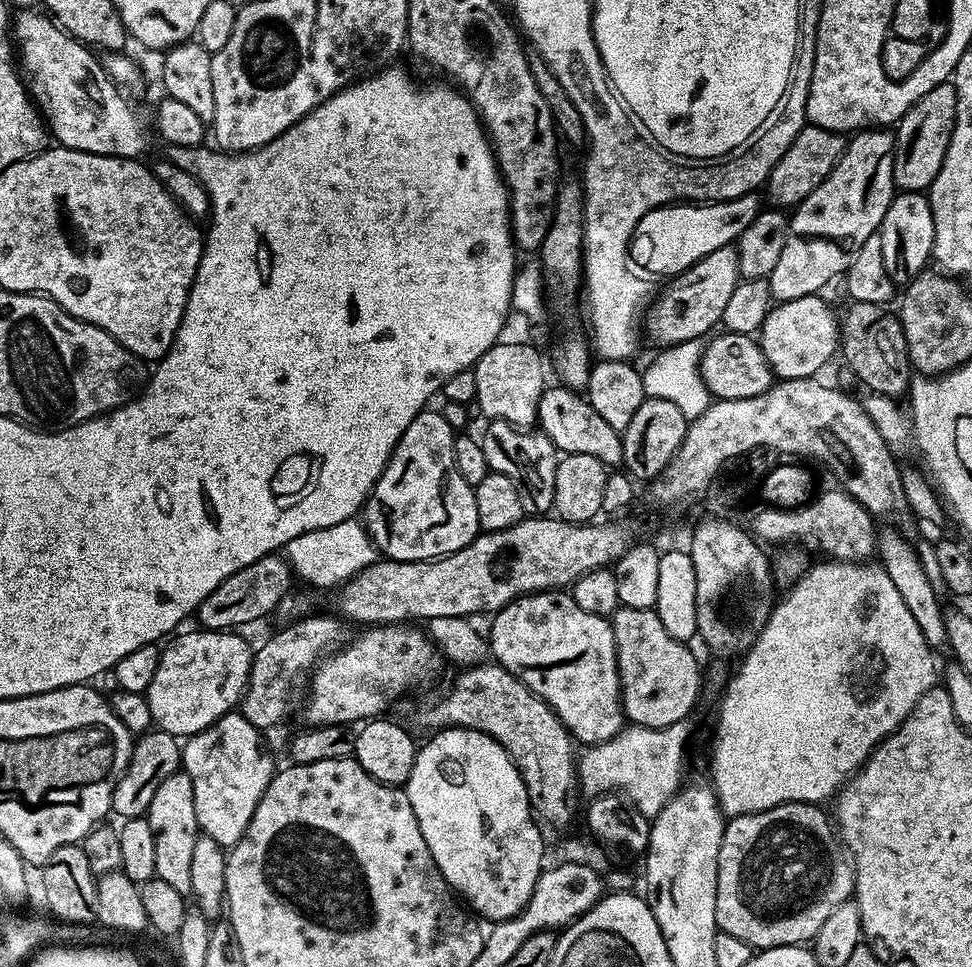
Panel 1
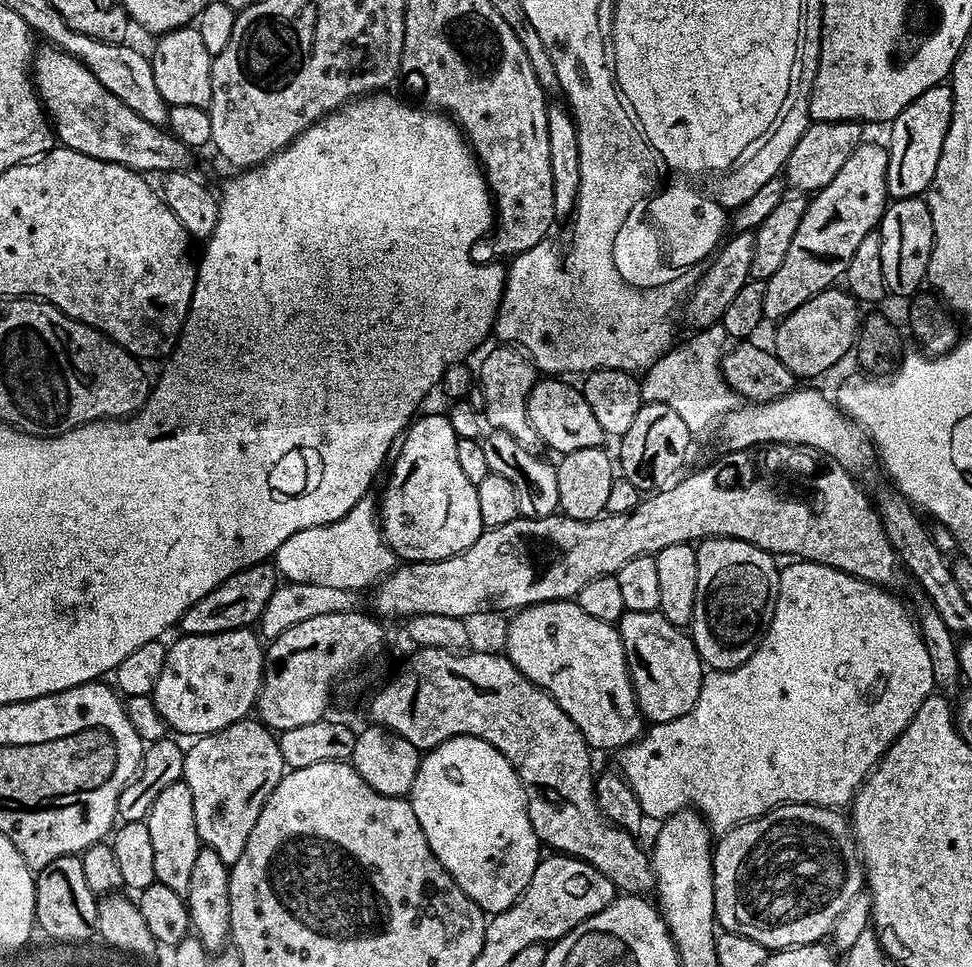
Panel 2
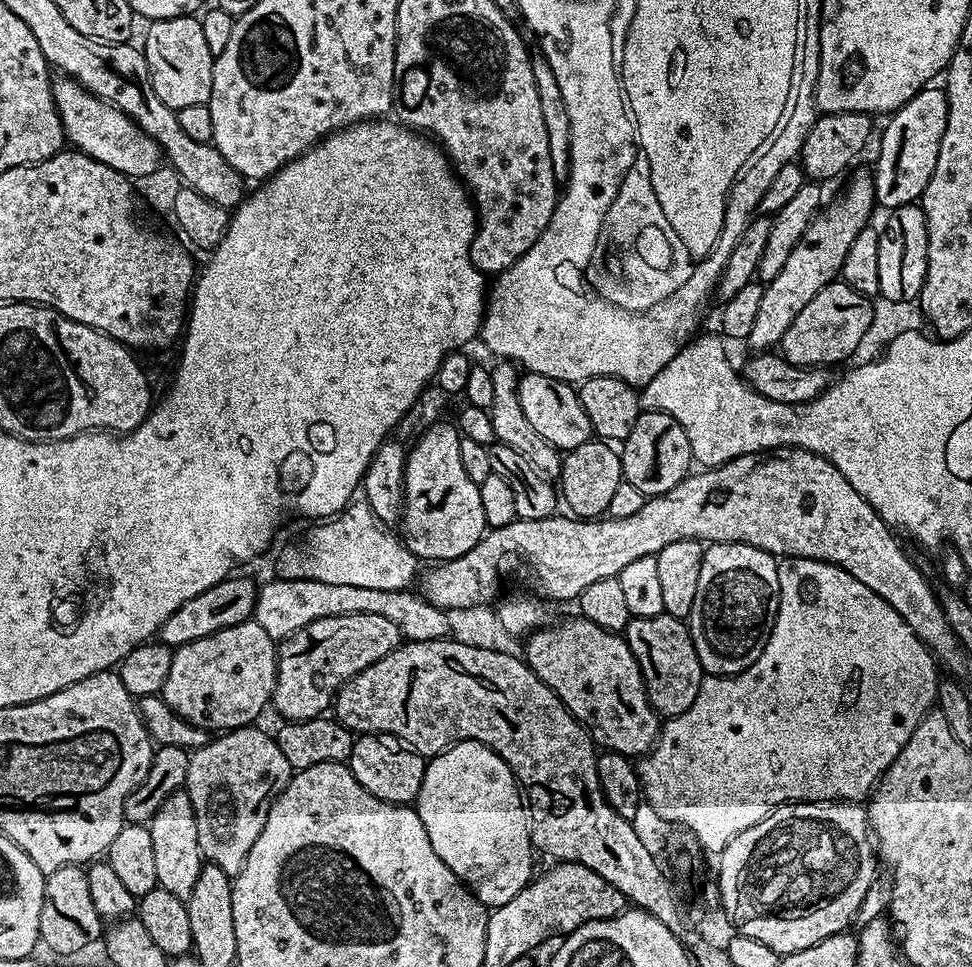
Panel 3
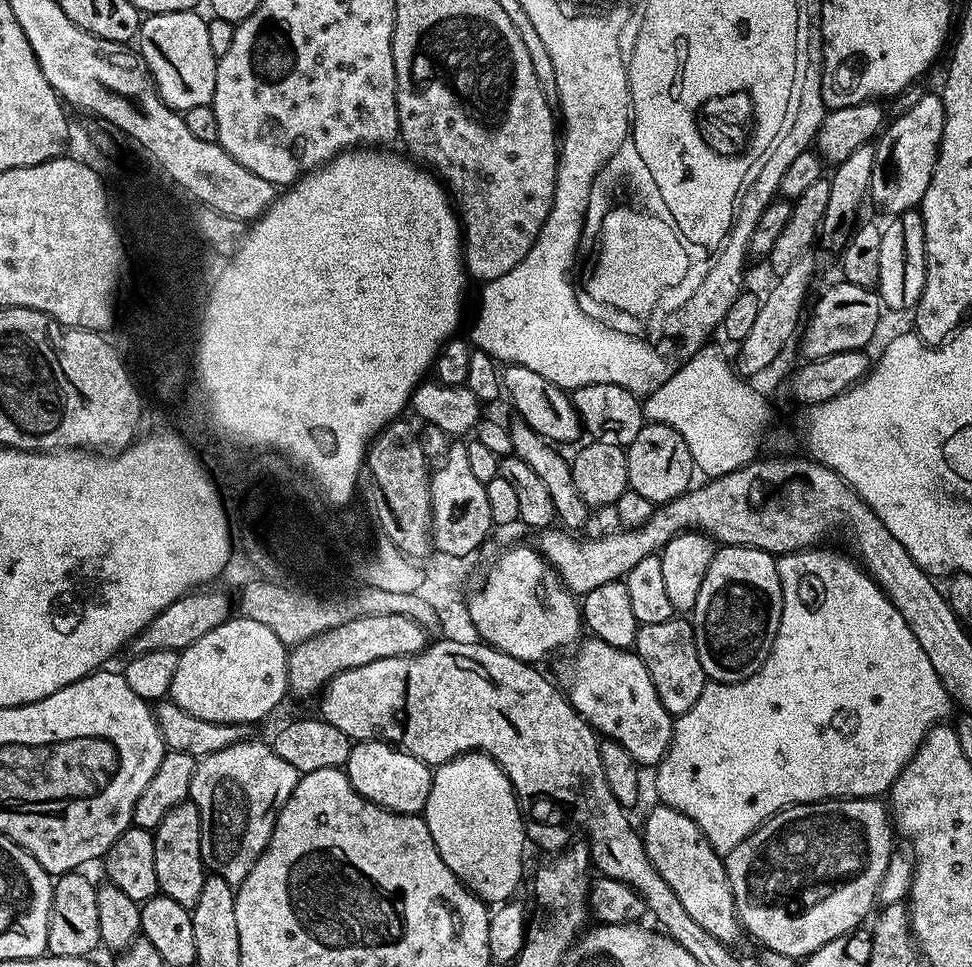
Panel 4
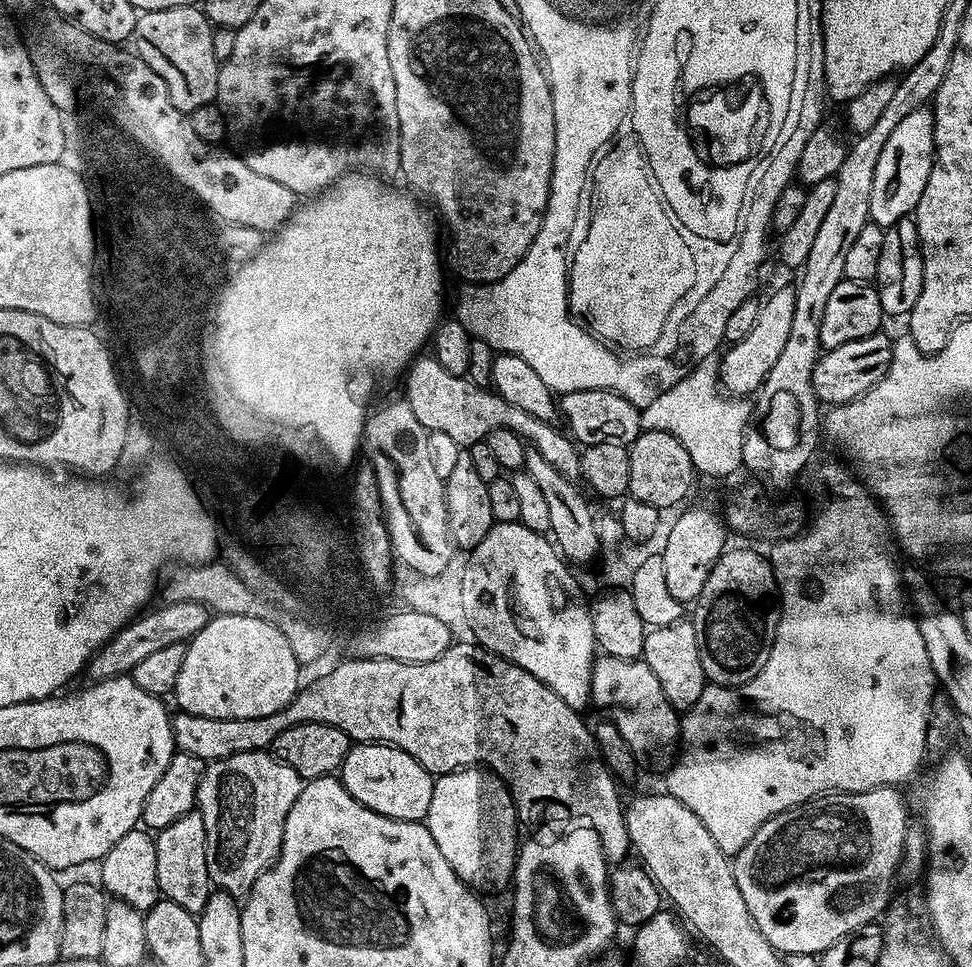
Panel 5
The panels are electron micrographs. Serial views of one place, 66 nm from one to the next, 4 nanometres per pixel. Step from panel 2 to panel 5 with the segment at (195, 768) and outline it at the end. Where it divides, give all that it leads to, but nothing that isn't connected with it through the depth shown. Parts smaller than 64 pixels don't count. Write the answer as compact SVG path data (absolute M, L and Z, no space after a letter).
M267 751L234 754L230 758L213 760L205 767L202 778L200 779L200 785L198 786L196 802L199 812L202 814L202 822L206 822L206 870L210 874L213 885L215 885L219 891L237 898L243 898L248 895L248 892L254 886L254 882L257 878L272 865L272 861L276 859L277 854L280 852L282 830L286 822L286 814L290 814L290 806L294 806L301 787L302 781L299 774L290 766L286 766L281 760L277 760L275 755L269 754Z

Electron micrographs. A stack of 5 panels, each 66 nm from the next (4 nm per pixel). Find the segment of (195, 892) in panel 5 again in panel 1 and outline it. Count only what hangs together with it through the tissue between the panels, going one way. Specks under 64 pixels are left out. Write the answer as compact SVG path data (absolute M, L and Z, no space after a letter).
M177 770L158 786L154 798L150 802L146 819L150 822L150 830L154 830L154 866L155 879L174 886L178 894L187 897L191 893L190 865L194 854L194 842L201 835L198 818L194 814L194 786L190 782L190 774Z

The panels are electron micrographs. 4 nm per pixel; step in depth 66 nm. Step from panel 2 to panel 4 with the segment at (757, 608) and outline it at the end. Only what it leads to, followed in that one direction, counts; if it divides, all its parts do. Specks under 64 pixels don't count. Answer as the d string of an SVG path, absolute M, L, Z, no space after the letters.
M737 544L717 547L714 558L710 562L709 568L706 570L706 578L702 578L702 586L698 590L698 602L694 602L690 613L690 623L694 630L694 638L696 639L696 649L698 650L698 662L702 662L702 670L705 677L709 681L717 684L737 684L746 678L750 678L762 666L762 662L766 662L766 658L772 649L774 638L778 634L778 622L782 618L782 606L784 599L782 598L782 586L778 578L778 570L776 569L777 557L771 552L763 552L760 548L743 548Z

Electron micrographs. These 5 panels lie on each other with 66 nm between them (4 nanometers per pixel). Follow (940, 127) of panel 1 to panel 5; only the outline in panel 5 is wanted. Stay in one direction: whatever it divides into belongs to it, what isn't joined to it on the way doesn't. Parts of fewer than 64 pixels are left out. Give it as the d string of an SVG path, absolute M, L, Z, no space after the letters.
M925 106L911 111L891 131L886 146L879 155L874 169L874 187L870 190L870 220L887 230L894 222L911 217L916 211L918 198L926 190L932 162L936 155L934 126L936 117L931 107Z

